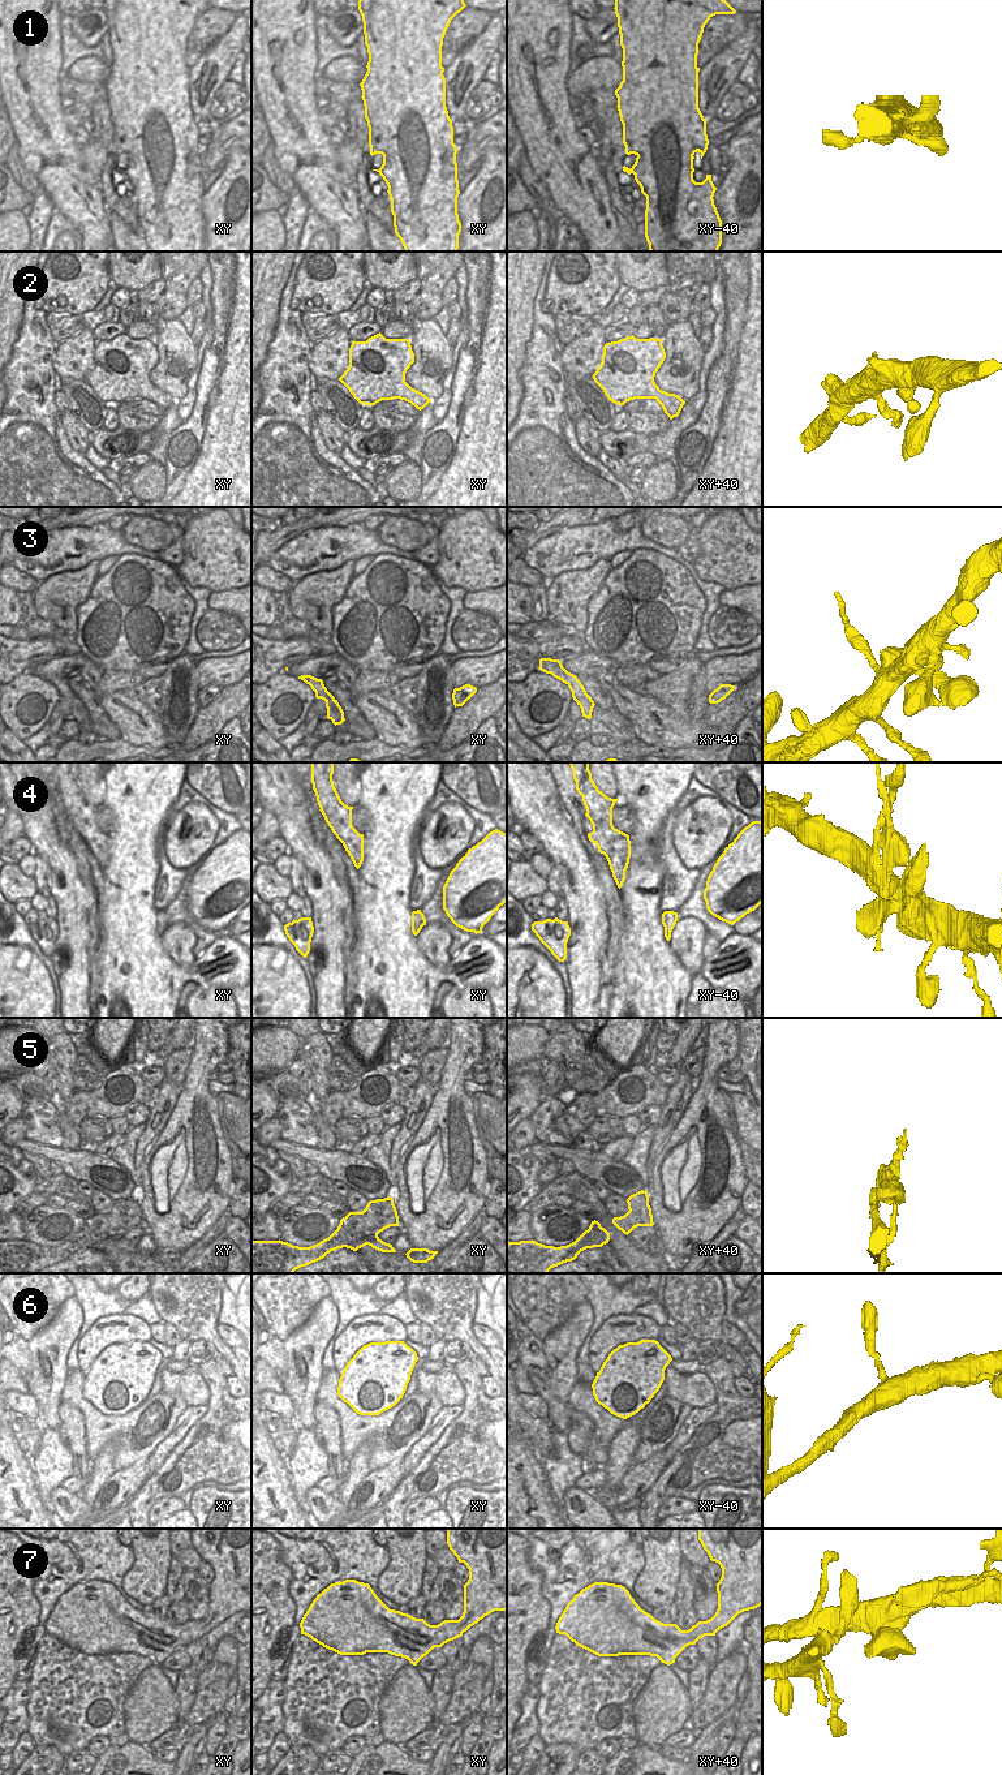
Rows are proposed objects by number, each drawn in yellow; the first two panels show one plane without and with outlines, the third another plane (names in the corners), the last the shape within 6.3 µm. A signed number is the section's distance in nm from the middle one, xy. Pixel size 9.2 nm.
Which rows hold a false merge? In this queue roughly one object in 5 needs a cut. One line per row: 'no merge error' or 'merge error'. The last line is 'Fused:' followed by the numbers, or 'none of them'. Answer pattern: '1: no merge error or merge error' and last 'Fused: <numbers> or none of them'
1: no merge error
2: no merge error
3: merge error
4: merge error
5: merge error
6: no merge error
7: no merge error
Fused: 3, 4, 5

